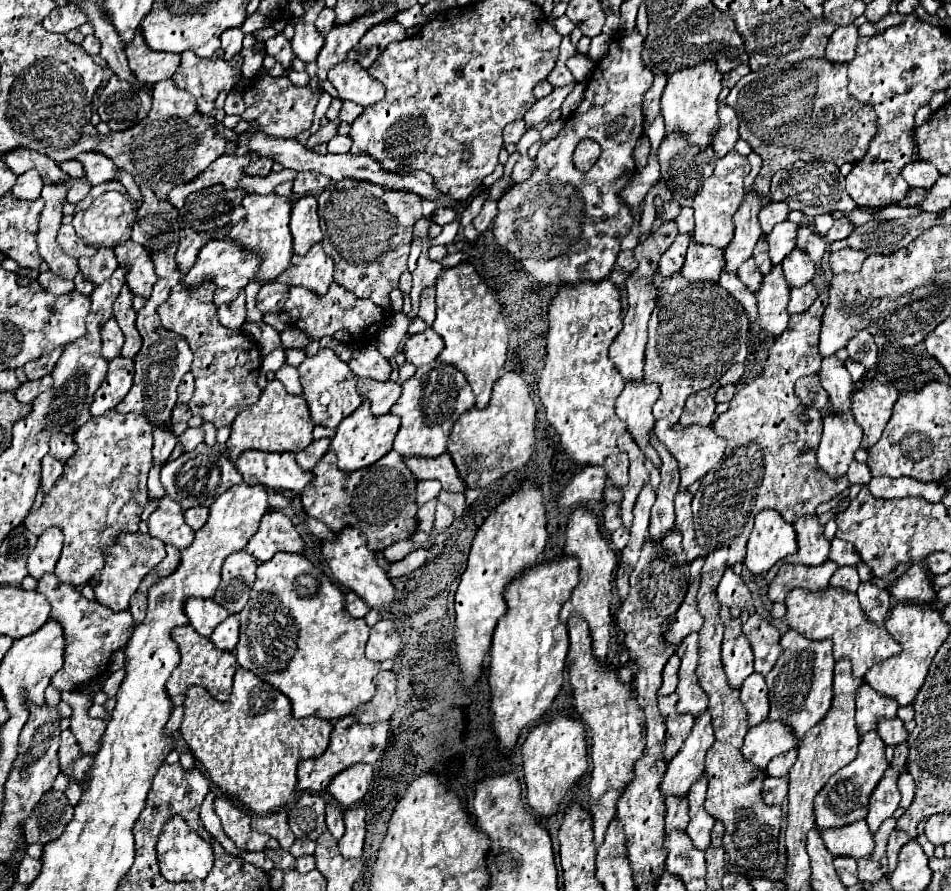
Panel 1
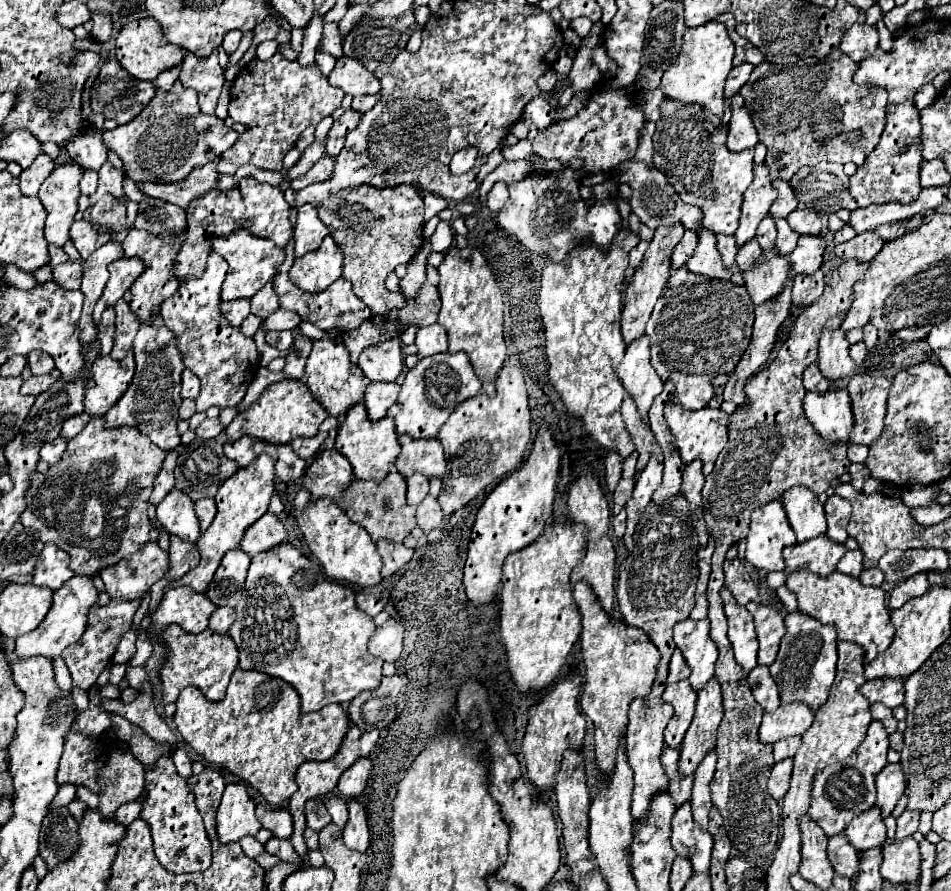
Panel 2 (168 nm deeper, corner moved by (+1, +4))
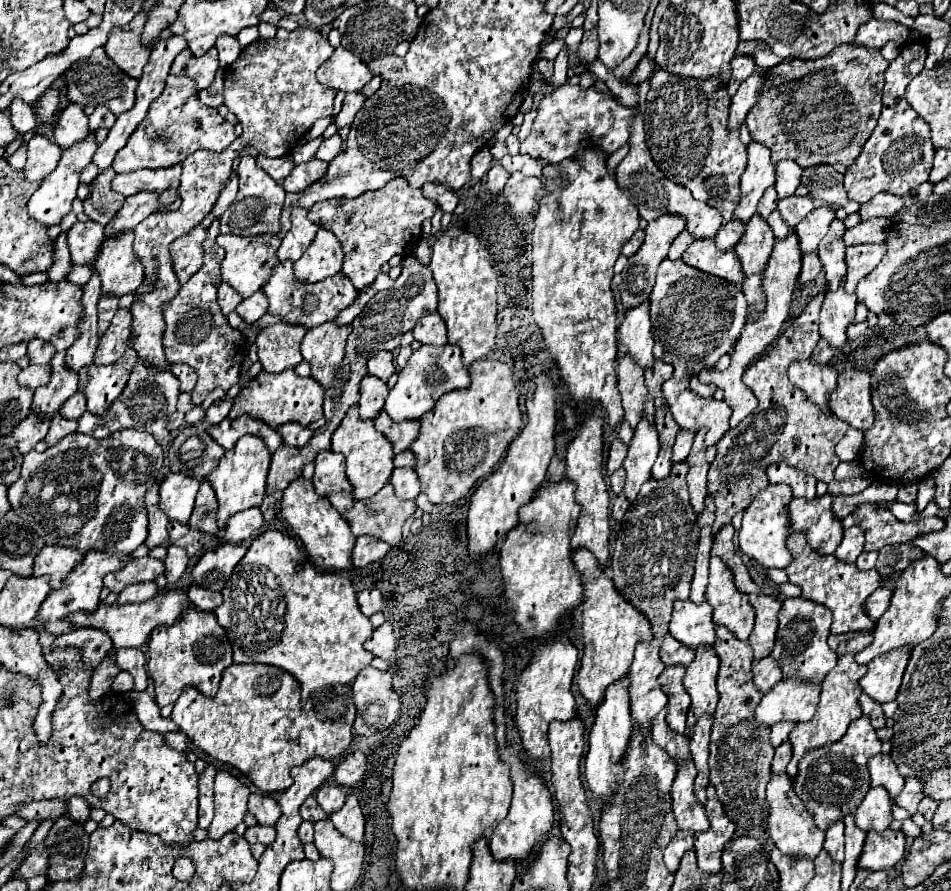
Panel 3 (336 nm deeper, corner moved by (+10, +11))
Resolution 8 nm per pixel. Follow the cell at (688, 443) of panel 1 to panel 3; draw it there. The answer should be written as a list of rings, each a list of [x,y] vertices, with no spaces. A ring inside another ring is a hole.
[[[688,378],[666,380],[662,394],[666,406],[682,430],[698,432],[700,428],[708,428],[708,434],[704,438],[706,446],[714,446],[724,436],[724,432],[728,432],[728,420],[732,414],[728,404],[714,398],[696,396],[688,388]]]

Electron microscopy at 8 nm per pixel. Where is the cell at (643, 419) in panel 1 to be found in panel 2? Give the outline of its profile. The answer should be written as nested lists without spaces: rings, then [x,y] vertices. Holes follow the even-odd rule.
[[[643,335],[629,343],[625,349],[625,357],[617,367],[617,375],[627,393],[633,395],[637,409],[643,413],[647,421],[647,411],[653,399],[663,391],[663,381],[651,367],[651,353],[649,353],[649,339]]]

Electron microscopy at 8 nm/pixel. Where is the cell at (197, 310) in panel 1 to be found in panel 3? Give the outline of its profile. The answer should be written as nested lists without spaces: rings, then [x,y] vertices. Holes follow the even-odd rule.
[[[214,220],[208,228],[208,236],[204,240],[204,264],[202,268],[180,288],[180,292],[166,302],[162,308],[162,316],[166,322],[162,344],[166,350],[168,362],[184,362],[192,366],[198,374],[198,384],[192,390],[192,402],[198,406],[206,400],[208,394],[212,394],[216,388],[230,390],[242,370],[242,360],[246,354],[246,338],[240,330],[232,328],[228,324],[228,318],[220,312],[220,306],[216,306],[216,288],[222,282],[220,280],[220,264],[224,258],[224,250],[216,244],[216,236],[220,222]]]

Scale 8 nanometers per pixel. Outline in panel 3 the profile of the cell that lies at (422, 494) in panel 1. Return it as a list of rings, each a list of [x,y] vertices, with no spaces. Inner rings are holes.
[[[394,468],[390,484],[394,486],[400,500],[414,500],[420,494],[420,482],[414,468]]]

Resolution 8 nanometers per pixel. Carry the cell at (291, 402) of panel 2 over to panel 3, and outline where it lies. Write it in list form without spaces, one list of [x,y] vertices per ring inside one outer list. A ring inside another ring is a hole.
[[[292,368],[278,372],[278,374],[270,374],[270,372],[262,370],[234,398],[228,418],[234,420],[234,418],[246,414],[246,416],[266,422],[270,428],[278,428],[288,422],[298,422],[300,426],[308,426],[310,422],[322,418],[322,402],[324,402],[324,388],[320,388],[320,384],[316,380],[300,378],[294,374]]]

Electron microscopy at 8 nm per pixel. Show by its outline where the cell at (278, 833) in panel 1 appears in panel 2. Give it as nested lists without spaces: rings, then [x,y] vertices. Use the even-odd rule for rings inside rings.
[[[257,805],[257,817],[261,819],[261,825],[269,829],[275,837],[289,839],[293,831],[293,821],[291,813],[283,807],[267,807],[267,805]]]

